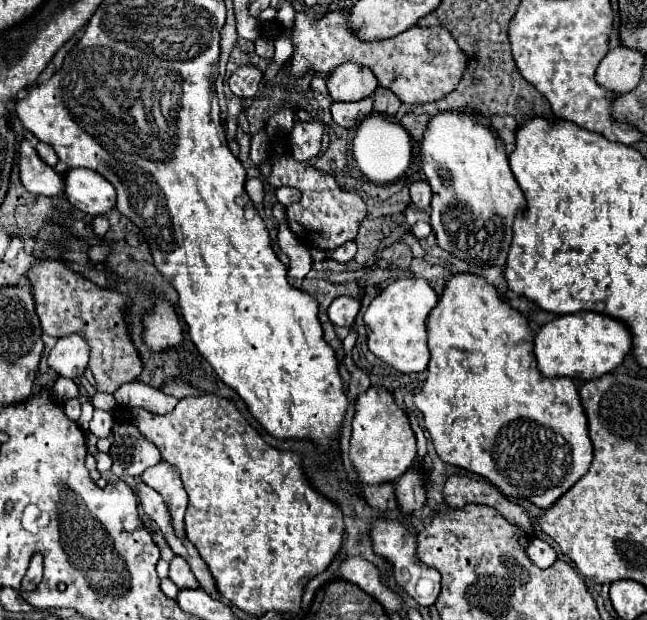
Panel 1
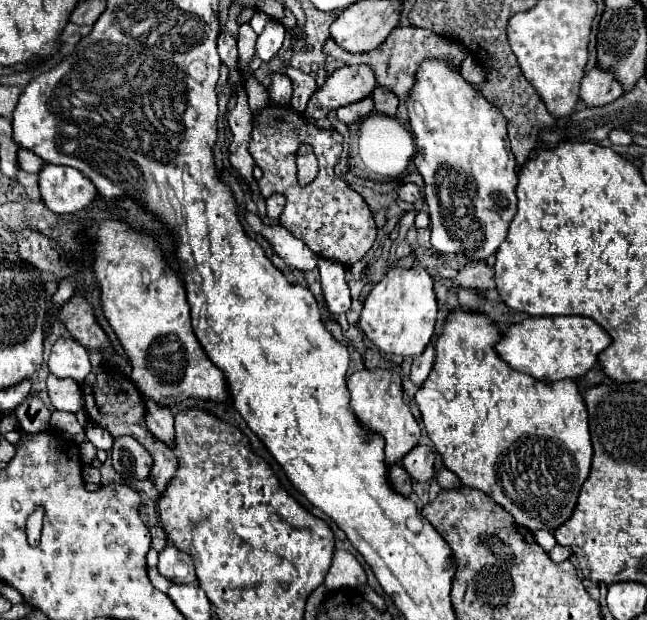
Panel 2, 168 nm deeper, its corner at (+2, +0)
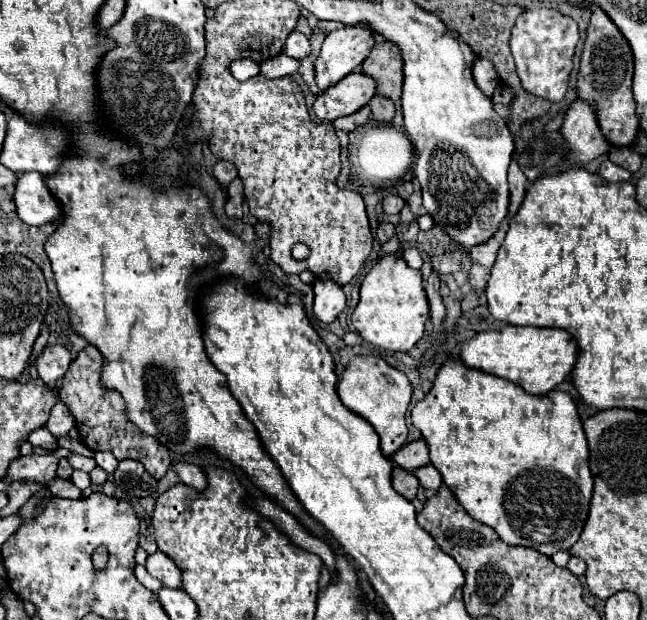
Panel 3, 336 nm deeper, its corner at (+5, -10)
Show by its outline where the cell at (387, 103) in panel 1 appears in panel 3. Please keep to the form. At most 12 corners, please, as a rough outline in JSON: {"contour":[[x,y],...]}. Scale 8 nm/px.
{"contour":[[388,97],[370,99],[372,119],[390,123],[394,119],[394,103]]}

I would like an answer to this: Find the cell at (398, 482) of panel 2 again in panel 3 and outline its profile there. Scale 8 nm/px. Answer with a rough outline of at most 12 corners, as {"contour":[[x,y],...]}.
{"contour":[[394,467],[392,487],[408,501],[416,497],[418,479]]}

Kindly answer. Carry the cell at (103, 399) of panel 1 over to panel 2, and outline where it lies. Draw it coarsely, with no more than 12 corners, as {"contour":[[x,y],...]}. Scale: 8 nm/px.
{"contour":[[57,339],[49,371],[83,381],[91,371],[85,347]]}

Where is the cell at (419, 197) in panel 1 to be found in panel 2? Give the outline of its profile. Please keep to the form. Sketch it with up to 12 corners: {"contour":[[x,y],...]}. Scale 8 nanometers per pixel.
{"contour":[[403,183],[397,191],[401,201],[415,203],[419,187],[415,183]]}

